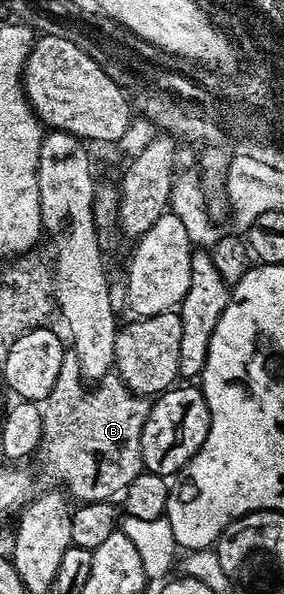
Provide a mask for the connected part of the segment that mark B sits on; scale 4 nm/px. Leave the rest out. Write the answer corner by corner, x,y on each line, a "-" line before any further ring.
73,351
64,352
57,383
53,383
53,391
49,391
41,405
43,469
53,480
67,485
66,492
72,498
75,496
76,502
110,502
144,472
141,431
151,401
134,393
114,371
94,382
88,393
86,387
77,355

